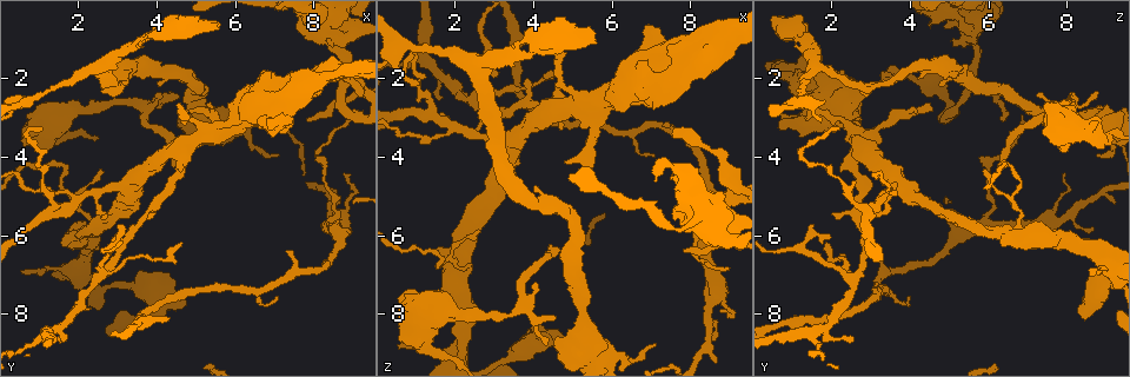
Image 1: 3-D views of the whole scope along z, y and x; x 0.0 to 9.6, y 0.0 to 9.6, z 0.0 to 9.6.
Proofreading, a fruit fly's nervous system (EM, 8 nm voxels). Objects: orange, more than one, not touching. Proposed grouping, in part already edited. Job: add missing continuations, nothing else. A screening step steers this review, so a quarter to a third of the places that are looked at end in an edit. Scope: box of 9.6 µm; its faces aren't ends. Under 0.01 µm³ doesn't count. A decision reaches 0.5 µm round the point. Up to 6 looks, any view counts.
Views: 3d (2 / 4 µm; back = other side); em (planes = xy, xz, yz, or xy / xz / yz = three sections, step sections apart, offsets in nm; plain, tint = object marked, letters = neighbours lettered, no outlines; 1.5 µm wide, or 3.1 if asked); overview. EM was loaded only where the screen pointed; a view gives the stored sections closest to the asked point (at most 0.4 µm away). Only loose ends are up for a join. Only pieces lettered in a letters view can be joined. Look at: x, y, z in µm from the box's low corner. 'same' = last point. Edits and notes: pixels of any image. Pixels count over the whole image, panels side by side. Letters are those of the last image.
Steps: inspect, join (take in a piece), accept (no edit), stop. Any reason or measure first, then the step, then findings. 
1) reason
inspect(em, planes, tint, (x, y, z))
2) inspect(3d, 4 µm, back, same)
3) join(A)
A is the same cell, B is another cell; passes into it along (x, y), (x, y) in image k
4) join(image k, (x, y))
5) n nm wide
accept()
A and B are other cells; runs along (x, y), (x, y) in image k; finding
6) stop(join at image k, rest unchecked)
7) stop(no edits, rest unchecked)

free end
inspect(em, planes, letters, (7.70, 1.80, 1.15))

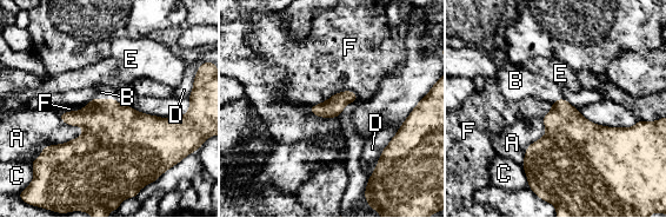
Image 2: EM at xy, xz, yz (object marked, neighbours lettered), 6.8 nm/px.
D touches over 380 nm
join(B)
B is the same cell, A, C, D, E and F are other cells; passes into it along (113, 134), (105, 99), (101, 92) in image 2; the neuron continues

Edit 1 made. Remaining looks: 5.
free end
inspect(em, planes, plain, (4.80, 3.10, 1.35))

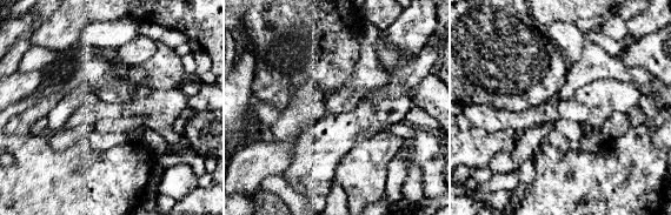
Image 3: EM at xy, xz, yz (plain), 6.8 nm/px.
see the neighbours
inspect(em, planes, letters, same)

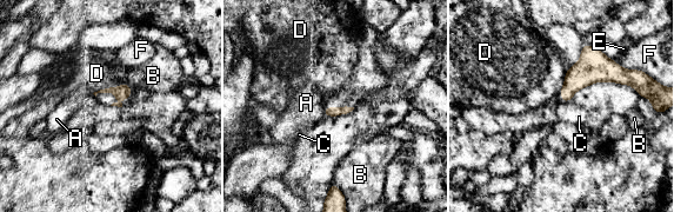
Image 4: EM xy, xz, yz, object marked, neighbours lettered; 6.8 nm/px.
accept()
A, B, C, D, E and F are other cells; no lettered piece goes on from it

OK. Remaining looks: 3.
branch stops here
inspect(em, planes, letters, (4.45, 4.20, 6.30))

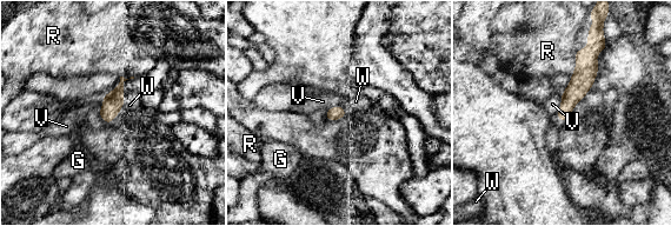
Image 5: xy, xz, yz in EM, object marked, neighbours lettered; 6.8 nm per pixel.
join(W)
W is the same cell, G, R and V are other cells; it goes on there

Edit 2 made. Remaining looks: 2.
stop(join at image 2, join at image 5, rest unchecked)

